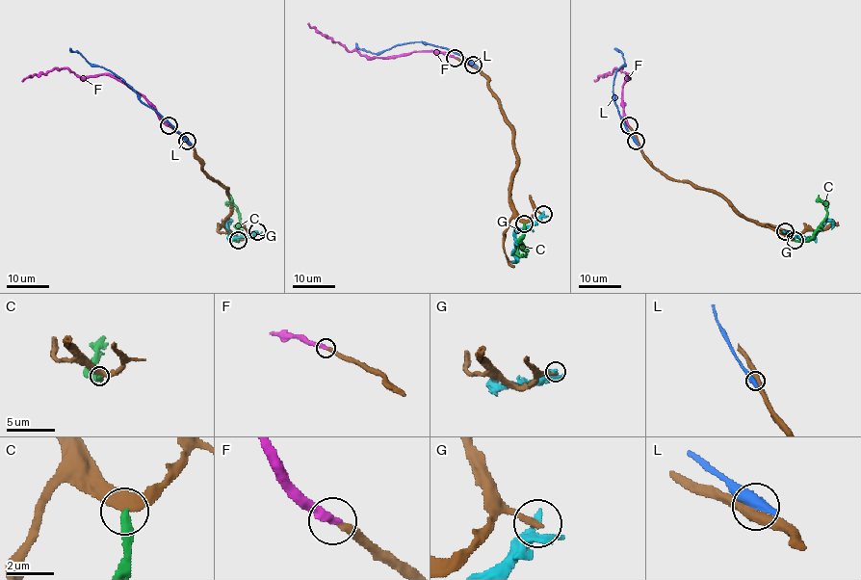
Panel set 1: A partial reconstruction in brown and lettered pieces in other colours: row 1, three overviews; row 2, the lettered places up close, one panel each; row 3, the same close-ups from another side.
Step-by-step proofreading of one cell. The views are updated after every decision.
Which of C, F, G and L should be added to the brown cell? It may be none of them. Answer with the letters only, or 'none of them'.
F

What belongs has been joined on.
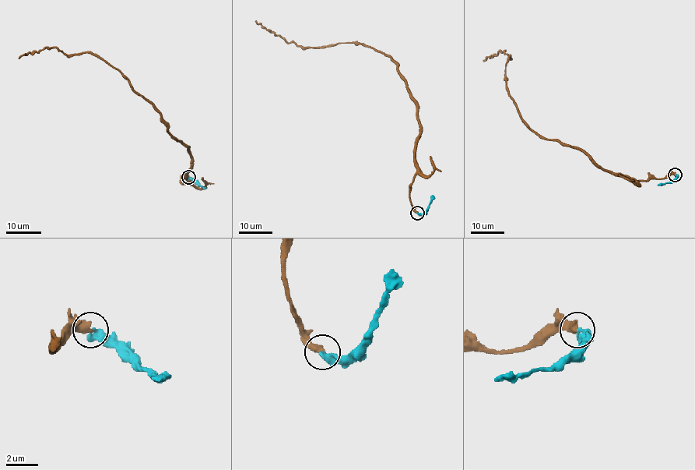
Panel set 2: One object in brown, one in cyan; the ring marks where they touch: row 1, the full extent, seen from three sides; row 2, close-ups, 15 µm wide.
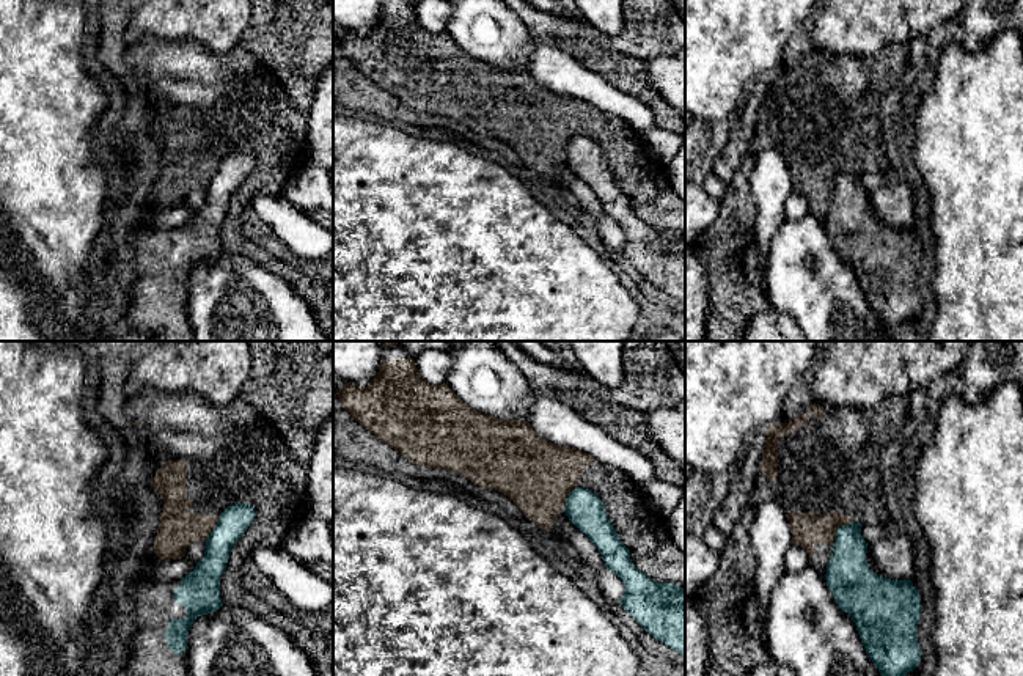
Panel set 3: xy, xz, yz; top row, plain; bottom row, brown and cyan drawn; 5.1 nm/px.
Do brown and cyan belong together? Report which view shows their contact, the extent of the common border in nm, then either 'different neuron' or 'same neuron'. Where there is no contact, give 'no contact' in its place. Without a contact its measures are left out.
meets brown in yz; contact 150 nm long; different neuron

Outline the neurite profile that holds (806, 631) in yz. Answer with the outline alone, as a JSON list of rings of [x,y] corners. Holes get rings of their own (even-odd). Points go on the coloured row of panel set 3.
[[[811,564],[798,574],[784,572],[773,586],[765,641],[770,659],[790,667],[797,676],[882,676],[866,652],[852,616],[838,607],[825,575]]]

